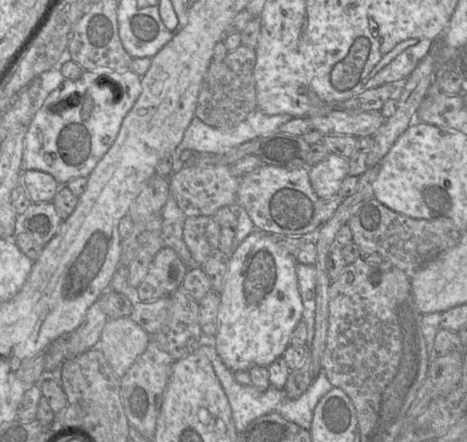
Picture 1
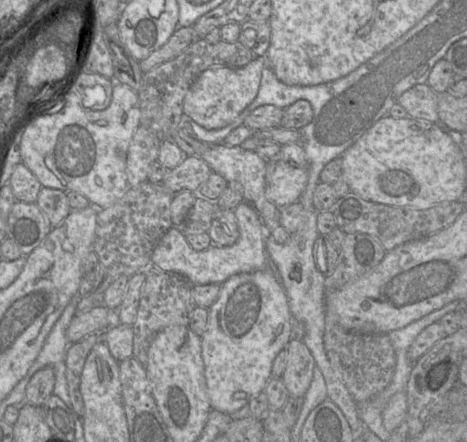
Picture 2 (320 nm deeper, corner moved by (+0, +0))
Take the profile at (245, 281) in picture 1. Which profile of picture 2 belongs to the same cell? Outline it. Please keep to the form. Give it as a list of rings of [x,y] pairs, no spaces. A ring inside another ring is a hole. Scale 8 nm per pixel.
[[[269,269],[251,273],[235,274],[228,278],[224,283],[222,283],[220,285],[220,292],[217,300],[209,308],[209,319],[207,322],[206,330],[201,336],[202,359],[204,362],[206,387],[212,409],[226,413],[228,415],[233,415],[242,407],[249,404],[251,399],[263,392],[268,381],[272,377],[272,366],[275,358],[281,350],[287,347],[291,339],[291,313],[288,297],[281,282],[274,276],[274,274]]]

